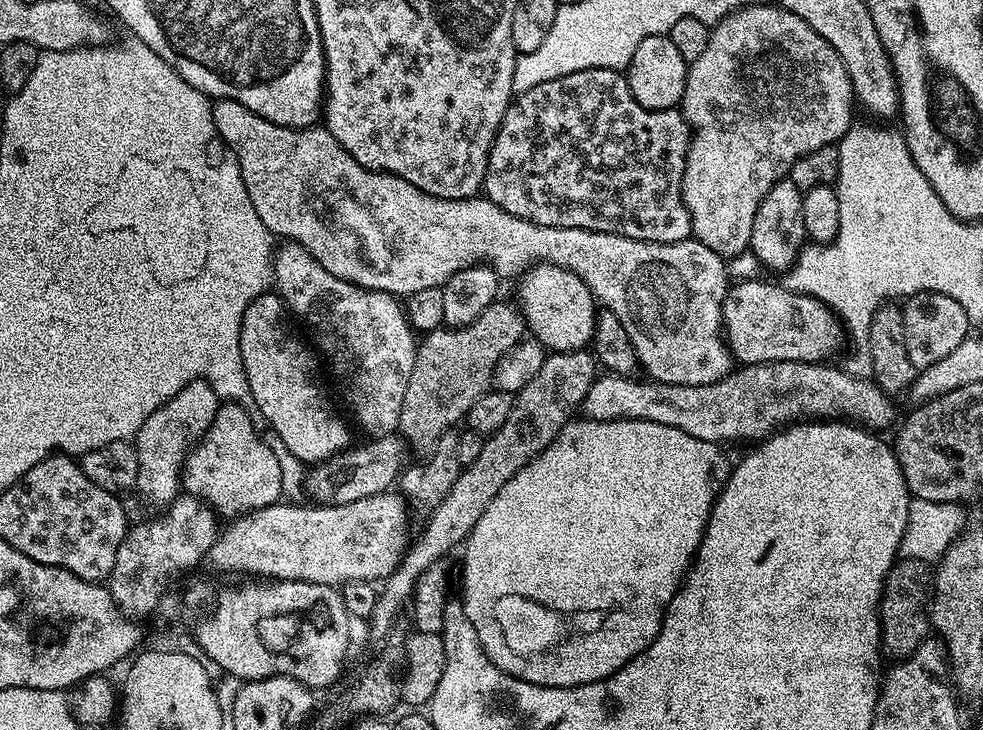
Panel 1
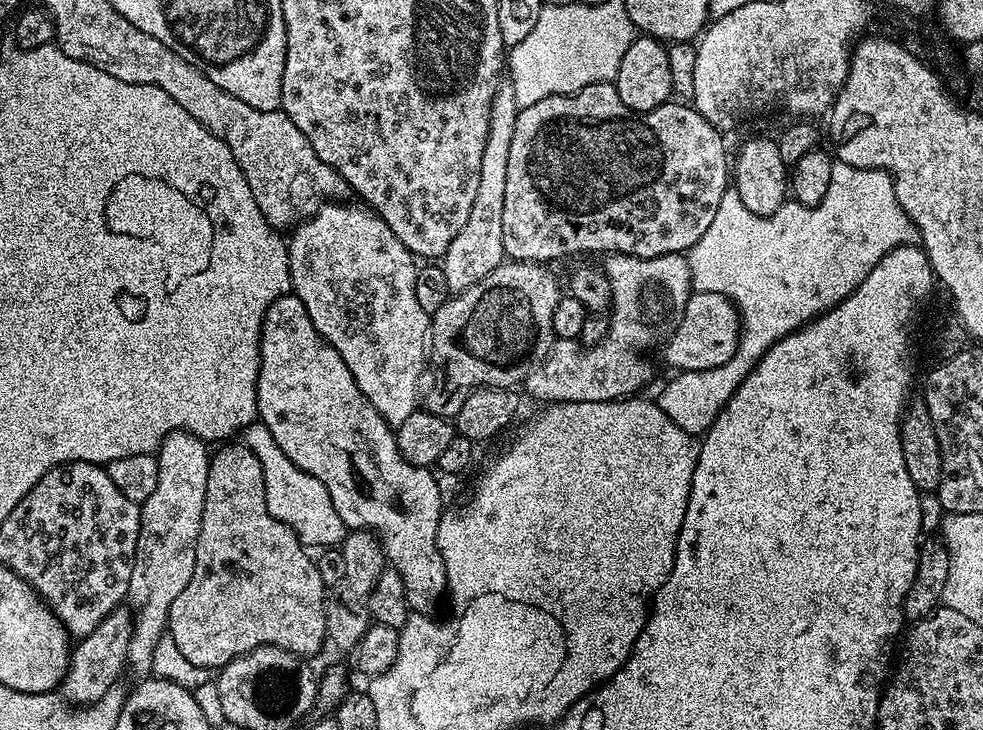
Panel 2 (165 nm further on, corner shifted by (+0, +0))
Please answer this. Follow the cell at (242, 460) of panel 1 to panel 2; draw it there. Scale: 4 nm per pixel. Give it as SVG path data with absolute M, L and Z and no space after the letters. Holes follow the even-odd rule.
M228 442L217 448L220 449L211 453L208 465L206 506L202 510L194 578L190 578L190 586L170 606L166 632L171 647L179 650L186 662L205 670L219 670L264 644L309 658L326 644L328 634L329 609L326 596L324 600L322 574L318 574L309 549L266 510L266 486L258 458L240 442Z

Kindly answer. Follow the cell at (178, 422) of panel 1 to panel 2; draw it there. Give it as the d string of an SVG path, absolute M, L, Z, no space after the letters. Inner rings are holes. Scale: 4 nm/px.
M186 431L171 432L160 444L155 457L158 462L158 490L154 490L154 494L150 494L150 498L146 498L146 502L140 505L136 564L130 574L127 595L136 603L127 667L131 671L133 668L140 678L147 677L152 672L152 658L157 655L161 647L160 639L165 639L166 636L170 606L174 606L174 600L186 590L186 586L190 586L190 578L194 578L198 534L202 530L202 510L206 506L210 448L205 441L199 440L194 434Z

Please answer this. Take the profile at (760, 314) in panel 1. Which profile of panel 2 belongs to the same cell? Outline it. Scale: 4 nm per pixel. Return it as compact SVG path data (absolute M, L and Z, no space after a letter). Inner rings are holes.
M693 291L671 336L662 345L664 360L672 370L681 372L697 372L722 366L730 362L730 358L734 358L734 350L740 341L741 327L740 313L727 296Z

